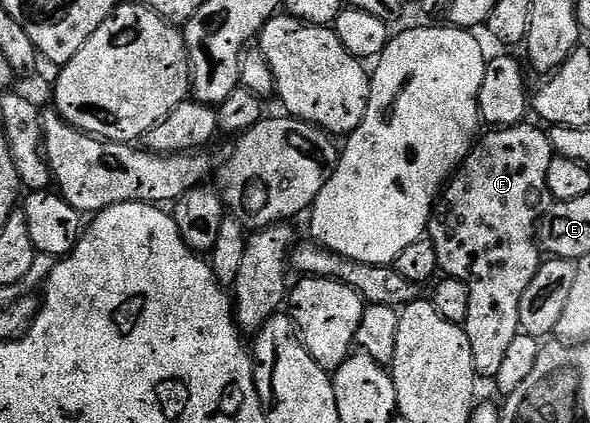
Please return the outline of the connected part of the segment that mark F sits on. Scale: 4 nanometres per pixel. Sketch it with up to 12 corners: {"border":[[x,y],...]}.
{"border":[[489,129],[427,238],[471,293],[474,372],[496,380],[541,268],[555,152]]}

